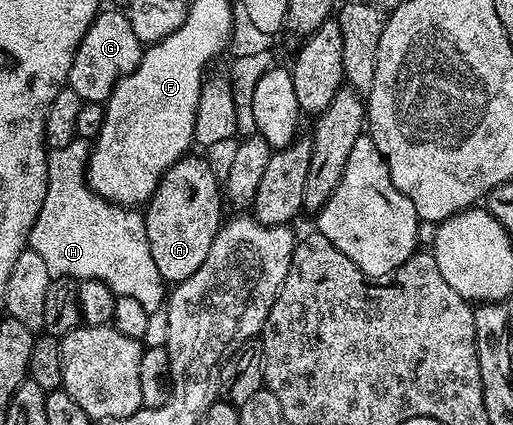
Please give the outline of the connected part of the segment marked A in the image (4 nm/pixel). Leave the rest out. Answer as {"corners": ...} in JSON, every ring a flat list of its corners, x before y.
{"corners":[[189,155,178,159,178,163,166,171,143,210,150,255,164,282,184,281,205,262,222,226,220,201,222,205,222,181,214,175,203,156]]}

